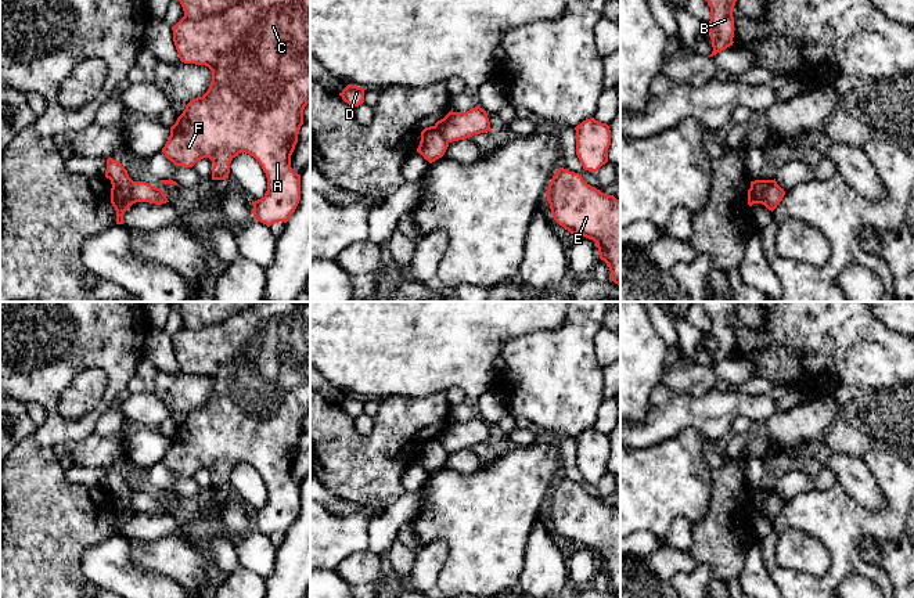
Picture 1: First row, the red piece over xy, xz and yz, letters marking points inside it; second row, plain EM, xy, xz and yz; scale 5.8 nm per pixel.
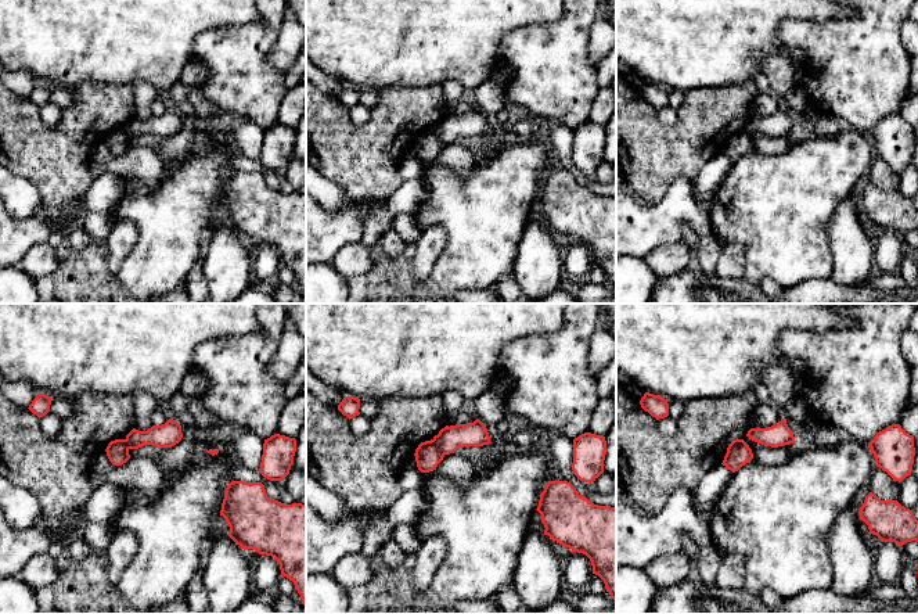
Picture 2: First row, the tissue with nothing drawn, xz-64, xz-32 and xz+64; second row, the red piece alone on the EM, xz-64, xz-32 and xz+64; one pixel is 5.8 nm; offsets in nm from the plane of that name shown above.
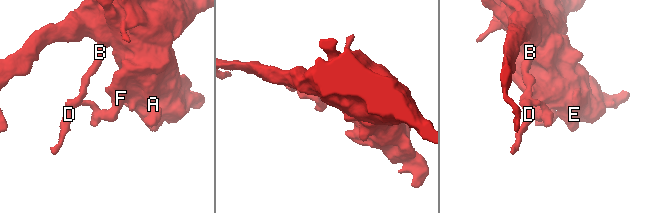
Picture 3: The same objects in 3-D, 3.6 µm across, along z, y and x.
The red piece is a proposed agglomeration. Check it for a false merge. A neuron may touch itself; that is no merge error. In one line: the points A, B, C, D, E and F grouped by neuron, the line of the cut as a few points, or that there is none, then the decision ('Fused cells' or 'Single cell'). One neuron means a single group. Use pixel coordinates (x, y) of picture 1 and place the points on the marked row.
Groups: A C E F / B D. Split along yz (762, 180), (763, 197), (759, 202). Fused cells

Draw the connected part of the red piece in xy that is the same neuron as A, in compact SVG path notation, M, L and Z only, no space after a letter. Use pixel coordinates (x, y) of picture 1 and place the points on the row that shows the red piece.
M240 0L226 10L198 19L183 17L173 28L173 42L184 64L205 65L212 71L212 82L202 97L191 100L162 148L176 166L192 167L209 158L213 163L212 180L224 180L231 161L241 152L253 156L267 177L266 194L253 202L253 217L270 227L284 221L301 201L301 174L291 167L291 155L303 125L303 109L310 102L310 0Z

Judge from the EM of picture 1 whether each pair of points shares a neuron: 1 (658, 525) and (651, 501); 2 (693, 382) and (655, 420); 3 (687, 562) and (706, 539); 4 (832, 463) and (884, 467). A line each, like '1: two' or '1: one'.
1: one
2: two
3: two
4: two

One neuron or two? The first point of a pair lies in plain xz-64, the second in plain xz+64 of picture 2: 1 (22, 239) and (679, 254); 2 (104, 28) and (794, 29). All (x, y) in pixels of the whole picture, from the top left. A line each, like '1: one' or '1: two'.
1: two
2: two

